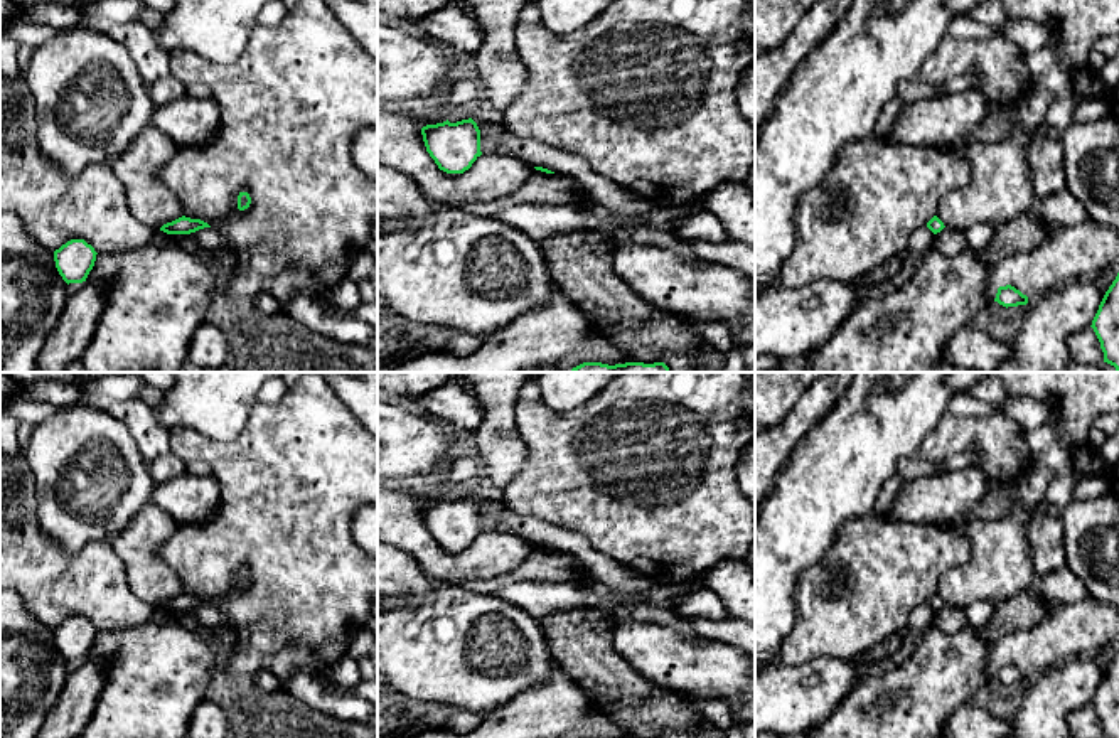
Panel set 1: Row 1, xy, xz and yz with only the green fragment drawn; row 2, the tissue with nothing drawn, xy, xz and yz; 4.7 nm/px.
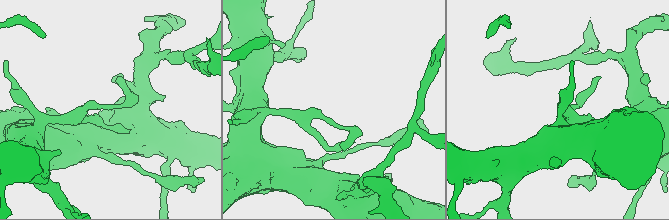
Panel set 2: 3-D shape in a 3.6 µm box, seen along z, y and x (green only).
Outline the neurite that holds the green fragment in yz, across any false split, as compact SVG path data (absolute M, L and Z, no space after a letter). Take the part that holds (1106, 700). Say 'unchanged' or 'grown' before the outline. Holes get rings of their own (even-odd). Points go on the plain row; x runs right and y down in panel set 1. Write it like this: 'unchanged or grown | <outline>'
unchanged | M1119 650L1106 669L1090 704L1100 719L1104 738L1119 738Z

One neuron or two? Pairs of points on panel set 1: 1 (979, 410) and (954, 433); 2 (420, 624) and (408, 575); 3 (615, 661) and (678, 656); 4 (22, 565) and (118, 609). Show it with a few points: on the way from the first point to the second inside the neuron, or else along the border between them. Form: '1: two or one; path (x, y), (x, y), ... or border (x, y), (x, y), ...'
1: two; border (996, 406), (983, 417), (947, 413)
2: one; path (423, 612), (423, 604), (410, 587)
3: two; border (614, 622), (612, 647), (627, 663)
4: one; path (46, 577), (54, 585), (91, 585), (95, 588)

